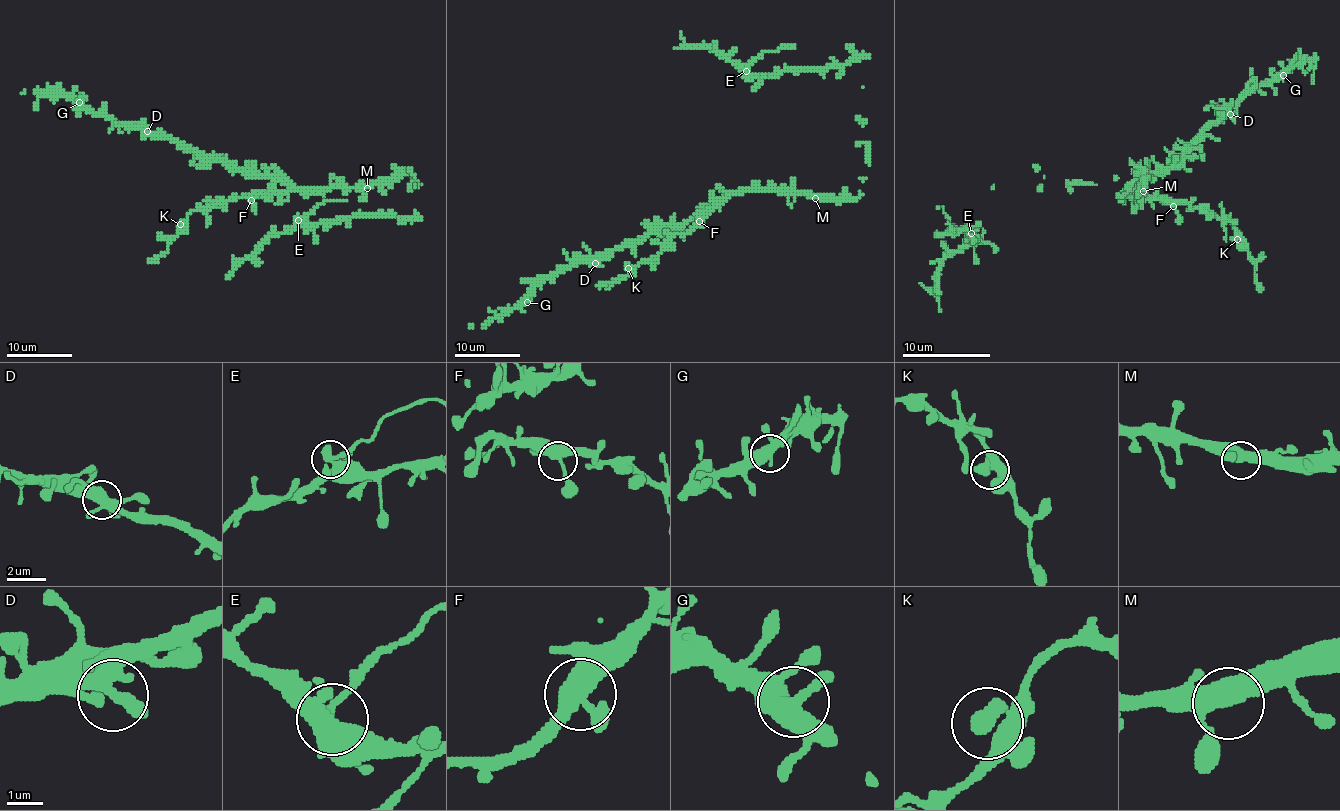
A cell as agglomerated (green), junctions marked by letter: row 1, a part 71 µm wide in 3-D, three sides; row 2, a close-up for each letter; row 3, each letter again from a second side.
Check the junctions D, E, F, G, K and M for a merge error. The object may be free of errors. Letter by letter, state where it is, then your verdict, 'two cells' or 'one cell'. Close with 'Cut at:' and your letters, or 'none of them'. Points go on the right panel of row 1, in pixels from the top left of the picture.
D: place (1230, 114); one cell
E: place (971, 233); two cells
F: place (1173, 206); one cell
G: place (1283, 75); one cell
K: place (1237, 239); one cell
M: place (1143, 191); one cell
Cut at: E

